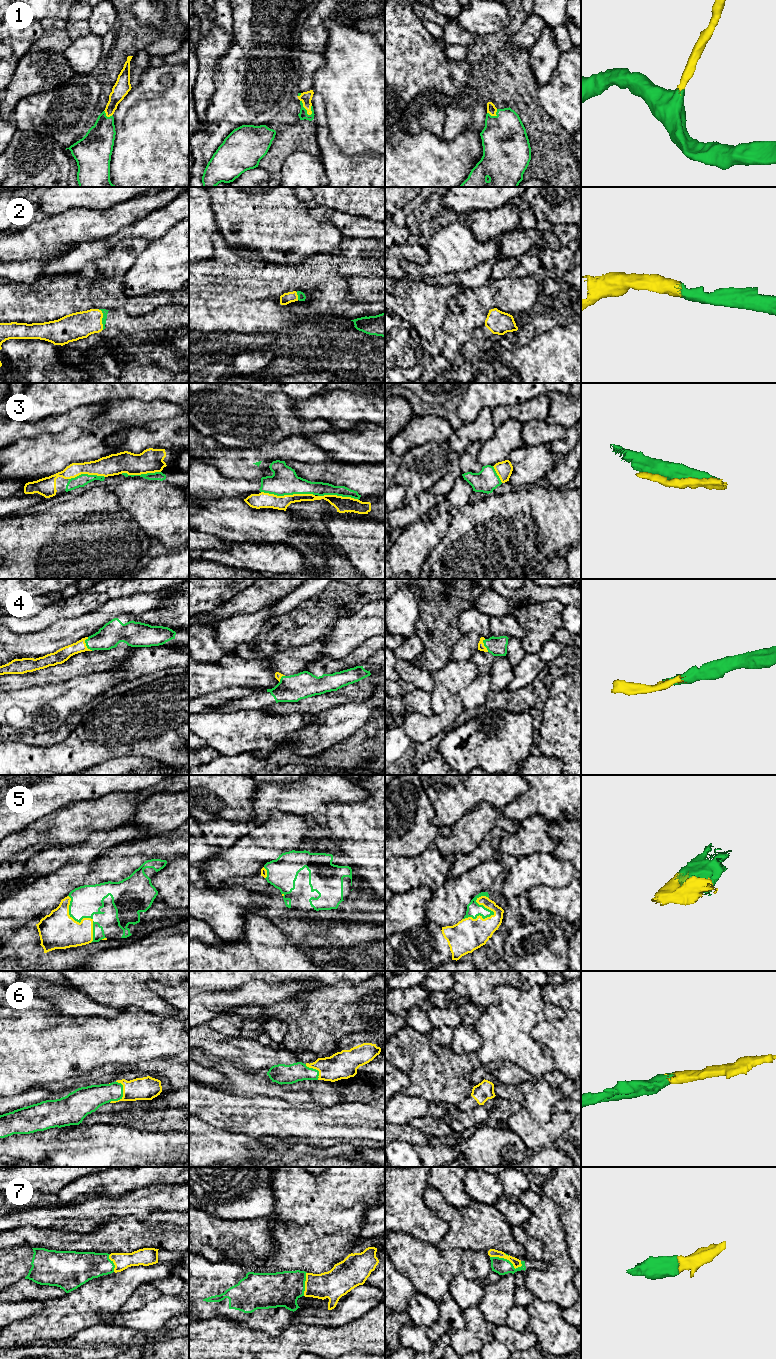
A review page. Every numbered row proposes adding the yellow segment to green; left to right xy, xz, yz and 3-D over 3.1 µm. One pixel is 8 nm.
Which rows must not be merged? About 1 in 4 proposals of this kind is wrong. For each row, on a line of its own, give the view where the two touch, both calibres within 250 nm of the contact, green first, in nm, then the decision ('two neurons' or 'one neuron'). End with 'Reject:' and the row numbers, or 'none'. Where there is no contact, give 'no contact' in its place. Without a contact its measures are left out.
1: contact in xz; calibres 70 and 90 nm; one neuron
2: contact in xy; calibres 50 and 220 nm; one neuron
3: contact in xz; calibres 220 and 130 nm; one neuron
4: contact in xy; calibres 190 and 110 nm; one neuron
5: contact in yz; calibres 110 and 260 nm; one neuron
6: contact in xy; calibres 190 and 190 nm; one neuron
7: contact in yz; calibres 130 and 70 nm; one neuron
Reject: none

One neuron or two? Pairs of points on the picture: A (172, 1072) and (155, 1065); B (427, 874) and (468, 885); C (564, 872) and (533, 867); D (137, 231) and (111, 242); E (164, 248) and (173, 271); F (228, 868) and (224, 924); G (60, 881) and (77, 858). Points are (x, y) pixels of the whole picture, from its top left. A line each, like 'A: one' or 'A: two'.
A: one
B: two
C: one
D: one
E: one
F: two
G: two

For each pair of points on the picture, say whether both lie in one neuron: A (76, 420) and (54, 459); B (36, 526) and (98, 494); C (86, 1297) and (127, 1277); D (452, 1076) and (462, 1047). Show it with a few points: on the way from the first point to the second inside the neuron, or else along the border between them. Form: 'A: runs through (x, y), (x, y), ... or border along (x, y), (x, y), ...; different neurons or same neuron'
A: border along (89, 423), (87, 426), (67, 426), (50, 434); different neurons
B: runs through (51, 526), (58, 519), (76, 516), (83, 509); same neuron
C: runs through (96, 1296), (109, 1294), (117, 1287); same neuron
D: border along (450, 1045), (454, 1051), (466, 1054); different neurons

